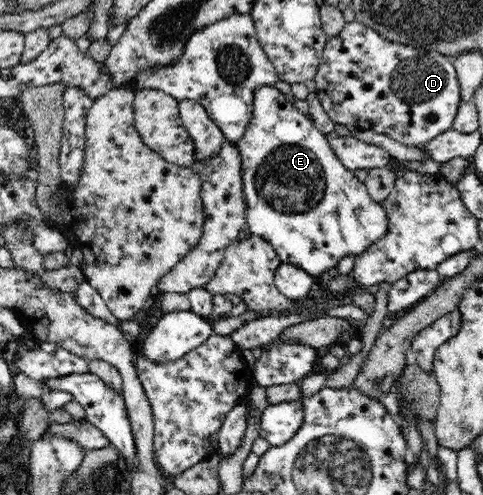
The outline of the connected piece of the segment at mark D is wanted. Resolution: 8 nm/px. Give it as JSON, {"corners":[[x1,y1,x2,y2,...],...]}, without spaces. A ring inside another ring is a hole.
{"corners":[[353,21,346,24,336,38,327,40,314,78,314,94,334,124,374,130,404,145,422,146,453,126,461,106,460,85,452,62,437,52,388,42,375,30]]}

